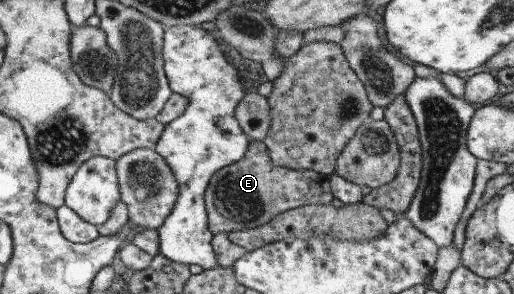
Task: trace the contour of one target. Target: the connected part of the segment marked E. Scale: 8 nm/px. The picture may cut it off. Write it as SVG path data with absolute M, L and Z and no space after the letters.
M250 140L243 158L211 175L204 195L207 228L212 235L252 229L279 213L303 205L324 205L333 198L324 175L278 167L269 158L262 141Z

